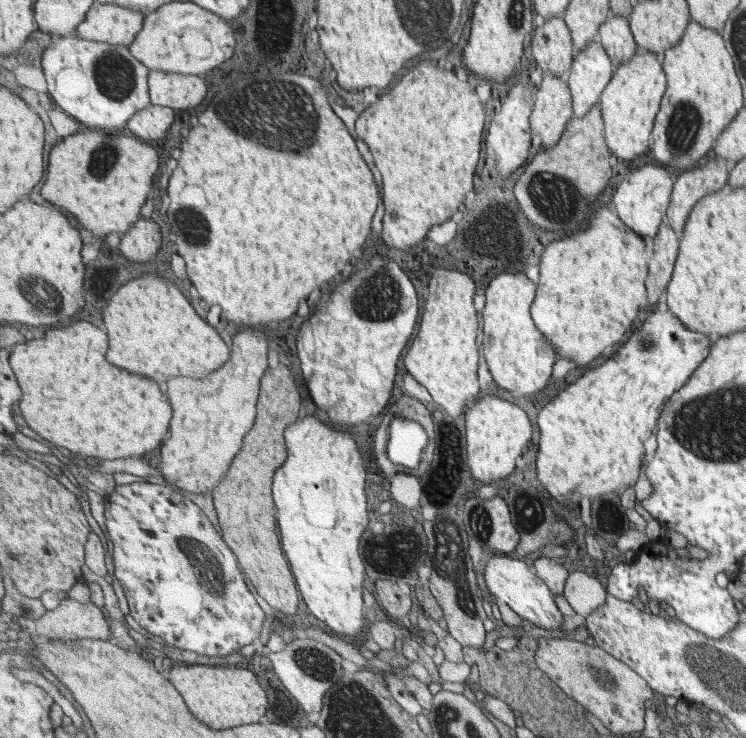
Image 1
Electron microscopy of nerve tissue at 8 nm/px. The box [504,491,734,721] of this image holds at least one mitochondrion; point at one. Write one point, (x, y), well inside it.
(604, 677)

